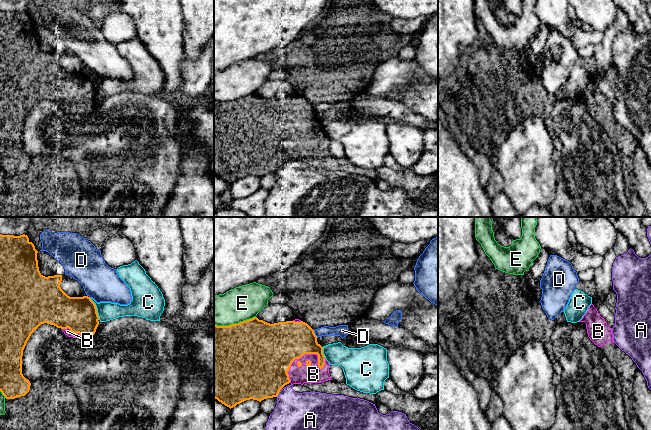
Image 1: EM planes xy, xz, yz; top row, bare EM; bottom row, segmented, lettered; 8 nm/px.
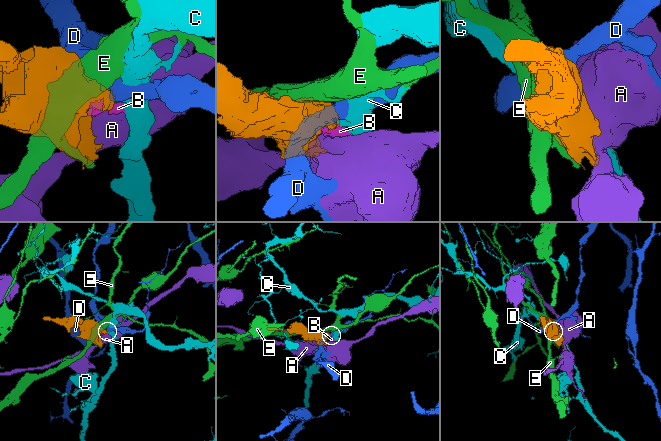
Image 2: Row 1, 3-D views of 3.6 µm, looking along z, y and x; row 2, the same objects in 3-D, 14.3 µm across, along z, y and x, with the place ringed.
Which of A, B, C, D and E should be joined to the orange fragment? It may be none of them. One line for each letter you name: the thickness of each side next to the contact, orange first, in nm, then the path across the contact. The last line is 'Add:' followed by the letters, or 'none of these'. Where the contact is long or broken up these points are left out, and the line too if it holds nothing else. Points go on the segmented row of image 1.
B: 360/140 nm
Add: B

